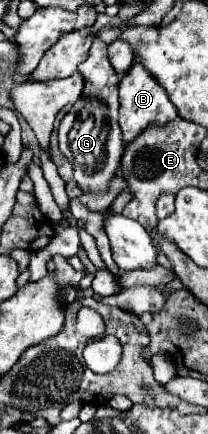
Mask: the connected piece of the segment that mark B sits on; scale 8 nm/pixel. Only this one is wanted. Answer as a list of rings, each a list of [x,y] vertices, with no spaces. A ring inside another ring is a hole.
[[[134,55],[132,67],[122,75],[122,81],[120,81],[120,127],[122,127],[124,145],[130,143],[130,139],[134,139],[134,135],[138,135],[138,131],[146,129],[150,123],[154,121],[166,123],[176,117],[176,107],[170,101],[166,89],[154,79],[150,71],[146,71],[146,67],[140,61],[142,59]]]

